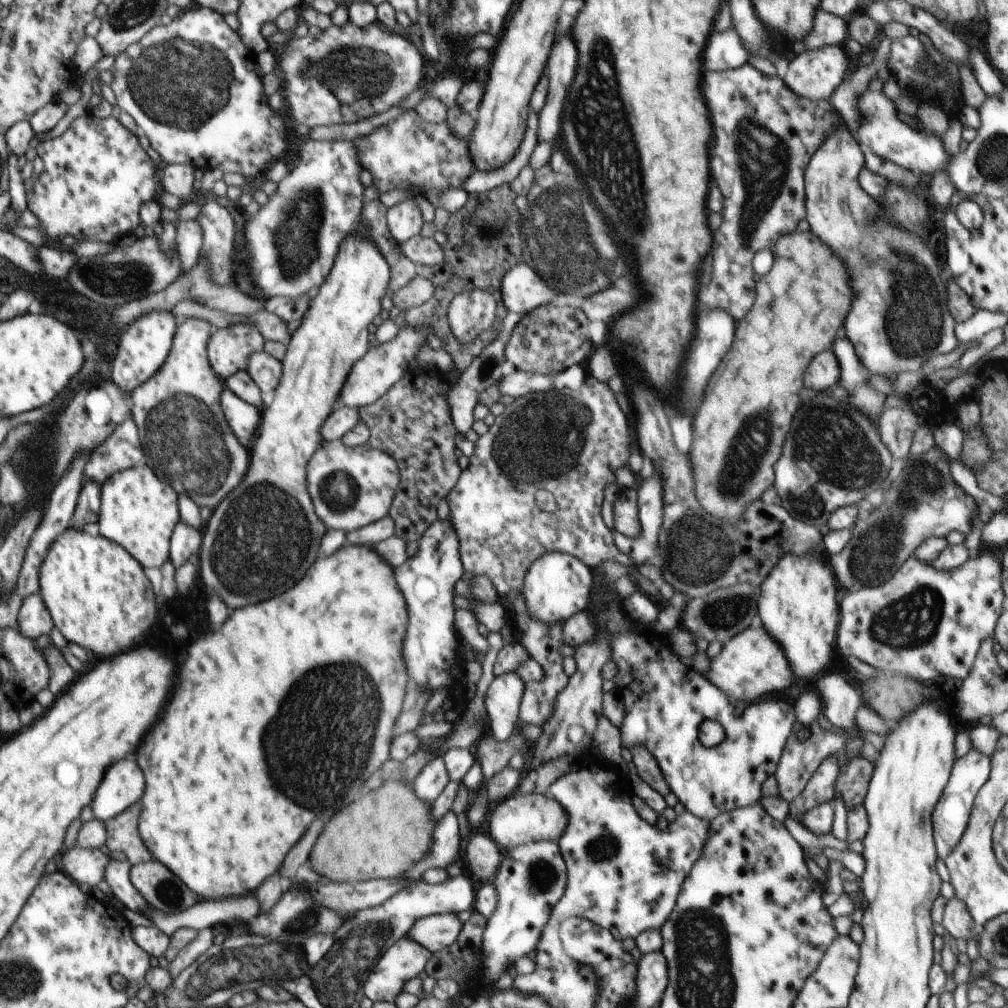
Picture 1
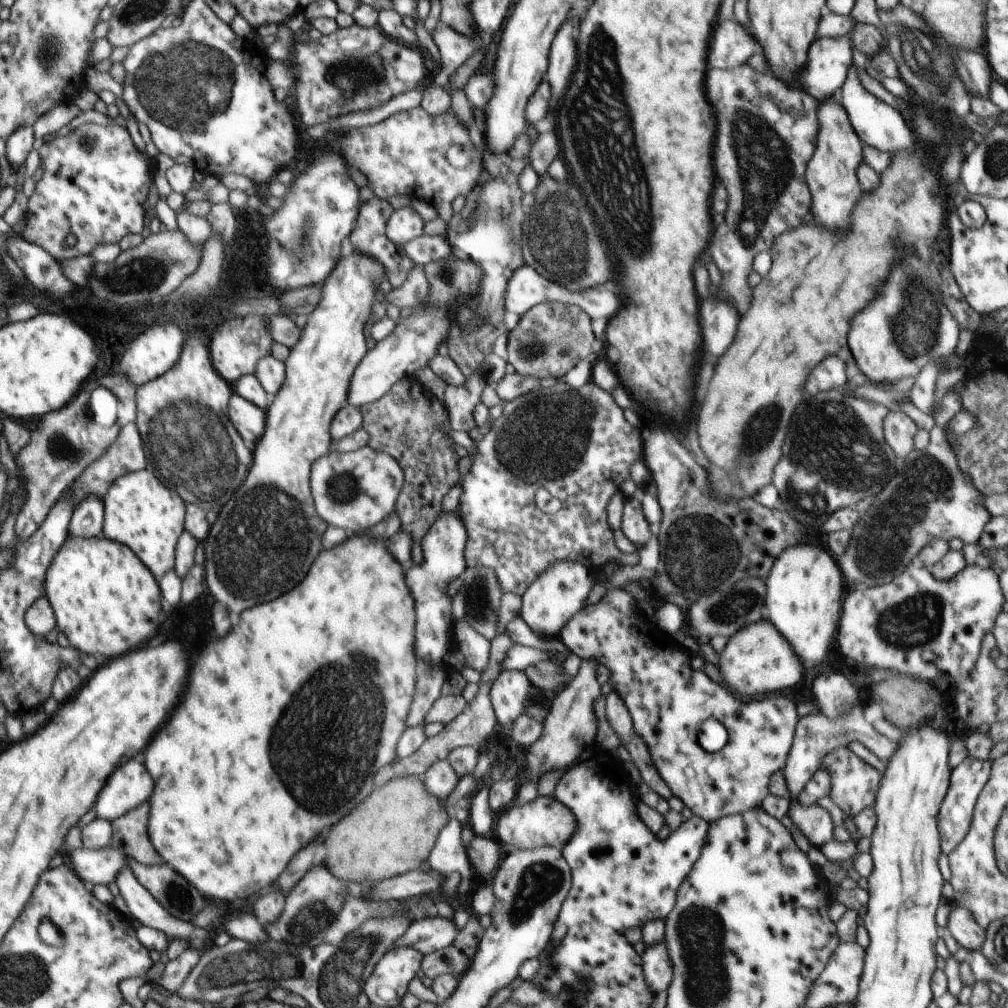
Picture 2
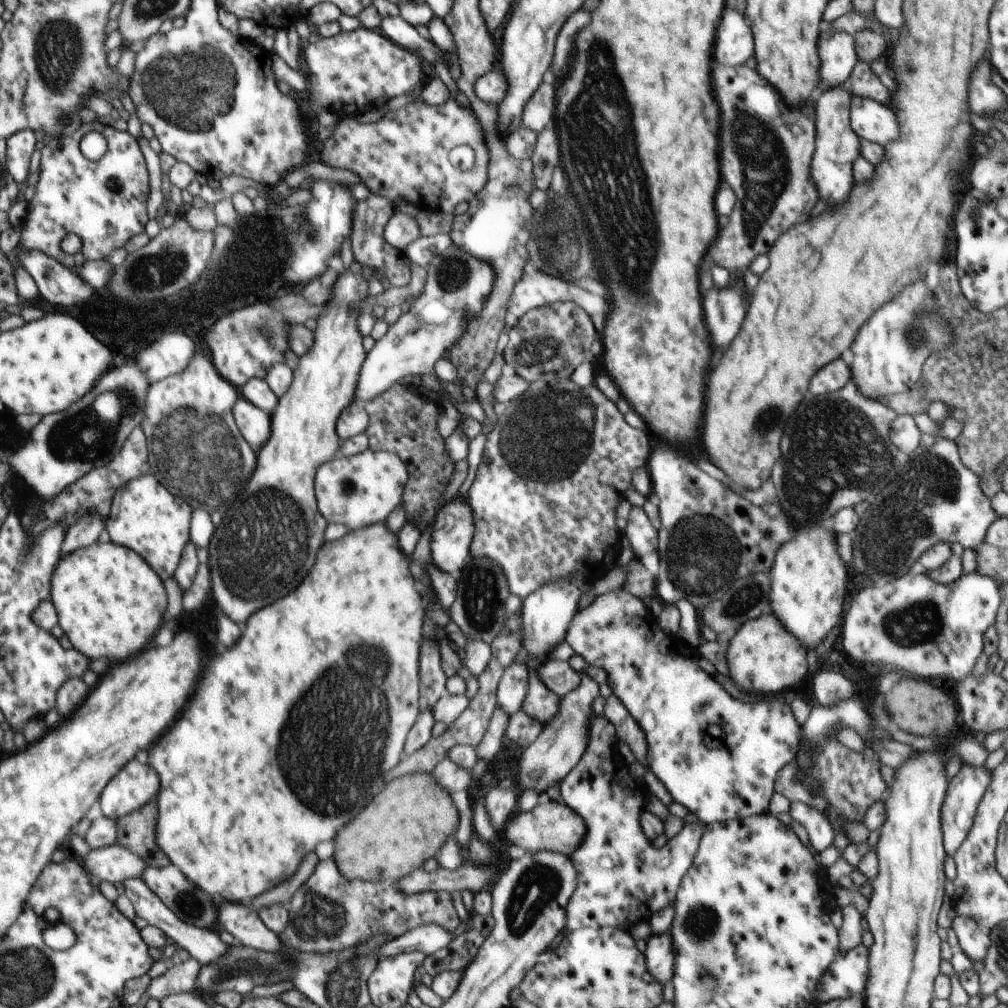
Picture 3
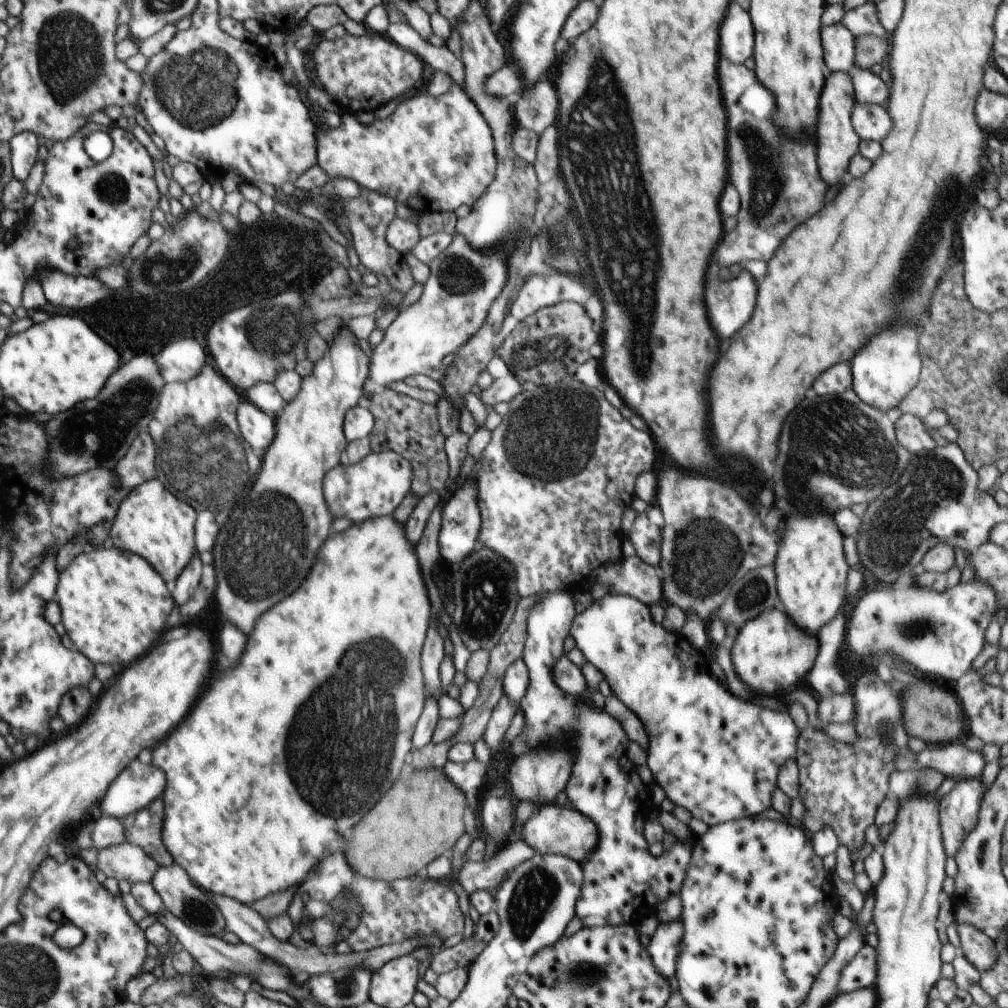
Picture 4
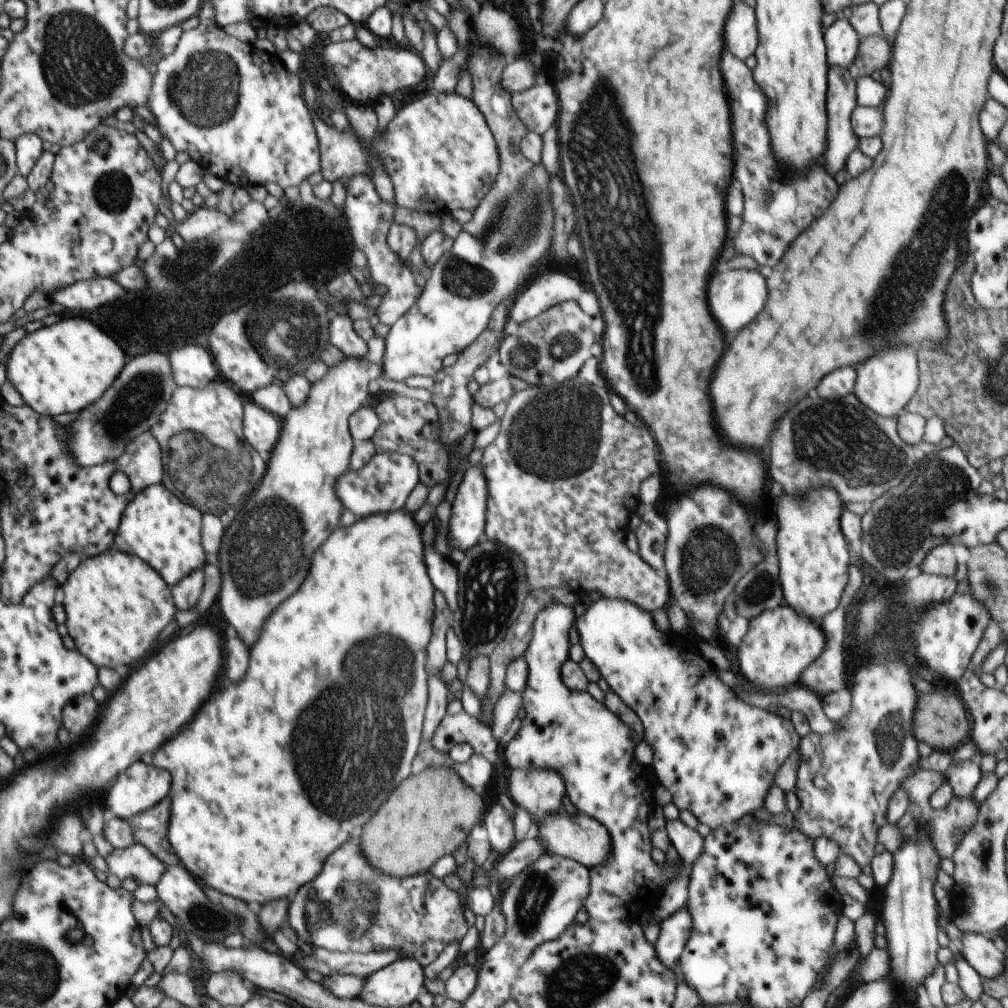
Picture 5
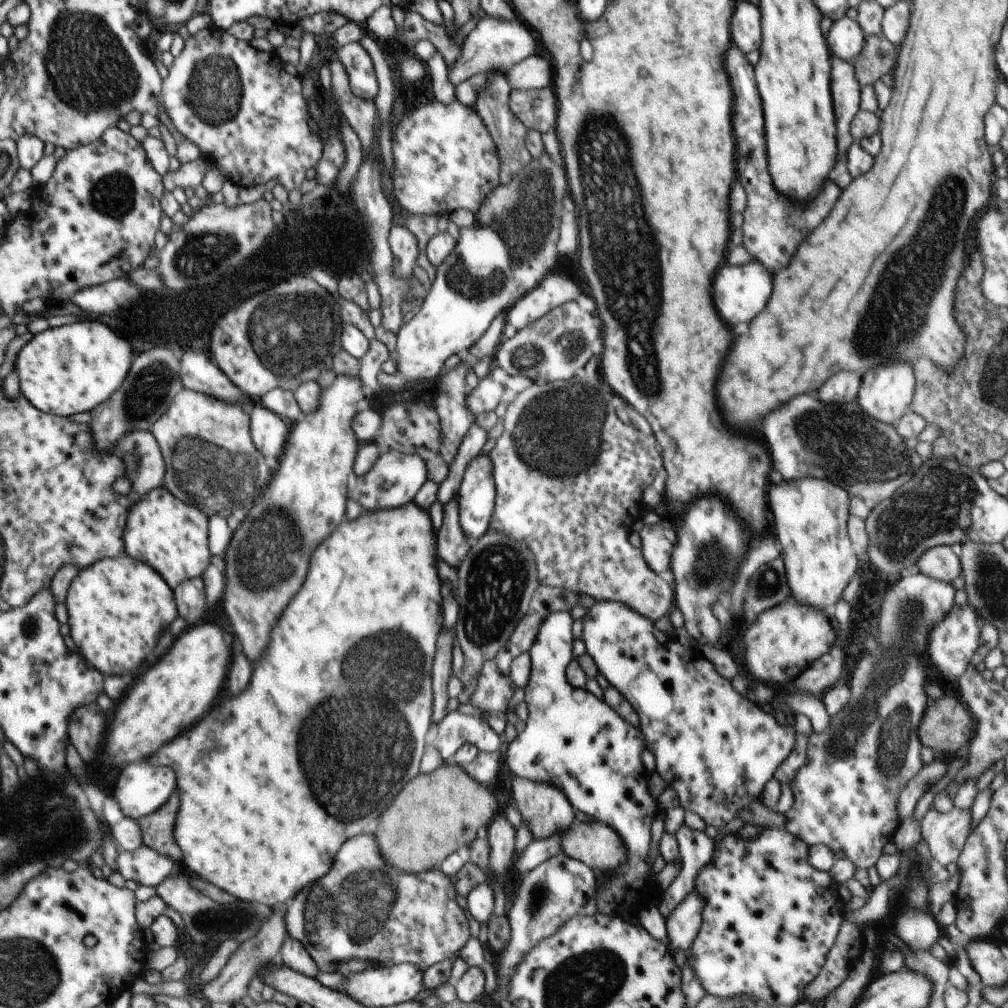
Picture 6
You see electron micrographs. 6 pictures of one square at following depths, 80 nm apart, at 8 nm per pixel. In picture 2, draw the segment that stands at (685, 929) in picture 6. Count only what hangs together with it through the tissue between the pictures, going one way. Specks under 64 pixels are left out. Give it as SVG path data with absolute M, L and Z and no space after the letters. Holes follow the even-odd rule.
M662 941L648 946L641 958L644 982L648 984L648 990L652 990L652 994L656 997L657 994L668 989L673 976L666 944Z

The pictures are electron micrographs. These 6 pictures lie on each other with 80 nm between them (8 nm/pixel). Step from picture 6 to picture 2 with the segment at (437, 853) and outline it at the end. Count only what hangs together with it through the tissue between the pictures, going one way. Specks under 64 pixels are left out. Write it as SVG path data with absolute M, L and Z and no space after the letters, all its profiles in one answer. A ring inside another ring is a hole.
M422 776L397 777L386 782L381 788L375 788L374 792L364 798L362 804L356 806L356 810L340 820L326 836L326 858L322 865L328 868L328 872L334 878L370 885L380 880L390 879L412 870L419 869L428 859L430 850L436 844L438 832L448 824L449 816L442 802L432 796L422 782Z

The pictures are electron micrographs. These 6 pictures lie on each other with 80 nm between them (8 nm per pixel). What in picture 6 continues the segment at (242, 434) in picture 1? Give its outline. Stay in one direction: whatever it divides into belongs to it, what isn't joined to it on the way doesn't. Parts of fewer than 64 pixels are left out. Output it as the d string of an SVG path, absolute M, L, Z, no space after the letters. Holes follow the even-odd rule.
M259 402L249 406L250 436L263 458L280 458L290 434L289 422L264 408Z

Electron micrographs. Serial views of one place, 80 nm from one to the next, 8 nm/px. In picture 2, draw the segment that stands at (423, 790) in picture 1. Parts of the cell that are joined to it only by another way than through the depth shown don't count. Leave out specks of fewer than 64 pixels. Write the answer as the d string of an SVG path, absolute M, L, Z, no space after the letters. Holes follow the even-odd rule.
M438 760L433 766L422 775L424 788L436 796L441 802L456 788L456 784L461 778L452 770L448 760Z

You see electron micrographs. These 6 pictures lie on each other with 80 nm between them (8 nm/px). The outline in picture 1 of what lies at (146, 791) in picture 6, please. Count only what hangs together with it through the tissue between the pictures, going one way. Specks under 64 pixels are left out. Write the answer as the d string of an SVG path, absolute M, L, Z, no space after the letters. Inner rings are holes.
M134 760L116 762L108 768L102 784L96 790L96 802L92 802L94 819L106 823L133 806L144 794L144 774Z

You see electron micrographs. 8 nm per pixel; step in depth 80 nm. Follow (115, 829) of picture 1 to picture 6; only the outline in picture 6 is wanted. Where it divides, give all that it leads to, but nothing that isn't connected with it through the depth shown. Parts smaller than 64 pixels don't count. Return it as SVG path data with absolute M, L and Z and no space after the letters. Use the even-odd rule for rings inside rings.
M176 791L156 812L136 819L142 832L142 844L160 852L162 856L168 856L174 862L182 859L182 852L173 836L178 806L180 798Z

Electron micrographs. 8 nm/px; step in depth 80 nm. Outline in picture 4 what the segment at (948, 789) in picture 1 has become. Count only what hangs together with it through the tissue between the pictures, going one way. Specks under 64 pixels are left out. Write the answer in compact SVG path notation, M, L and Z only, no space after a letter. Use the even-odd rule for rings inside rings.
M964 778L964 780L956 781L952 790L944 794L941 799L940 829L942 830L942 843L946 857L955 857L968 834L974 830L986 790L981 778Z

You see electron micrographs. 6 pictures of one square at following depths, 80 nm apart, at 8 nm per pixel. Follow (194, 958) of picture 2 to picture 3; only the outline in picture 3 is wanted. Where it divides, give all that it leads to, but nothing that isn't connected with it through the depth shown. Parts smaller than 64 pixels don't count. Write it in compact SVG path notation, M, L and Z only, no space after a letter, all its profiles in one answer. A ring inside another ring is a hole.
M191 955L186 962L169 963L163 976L151 980L148 990L150 999L160 1001L170 994L195 993L196 978L200 968L200 962Z

